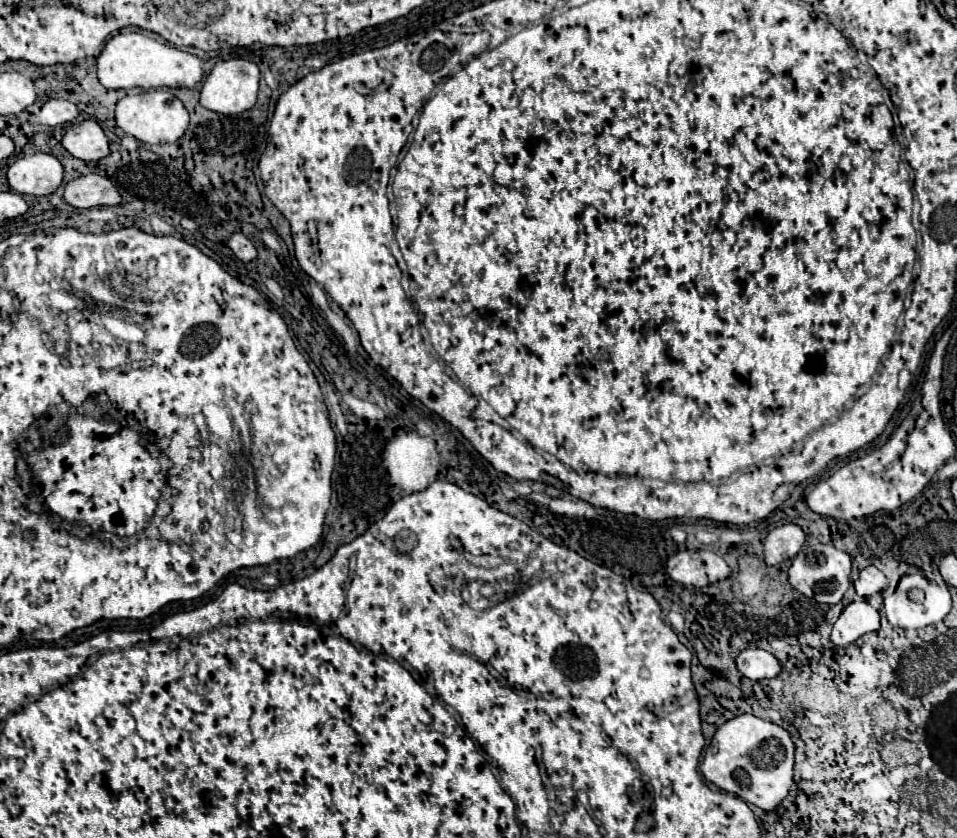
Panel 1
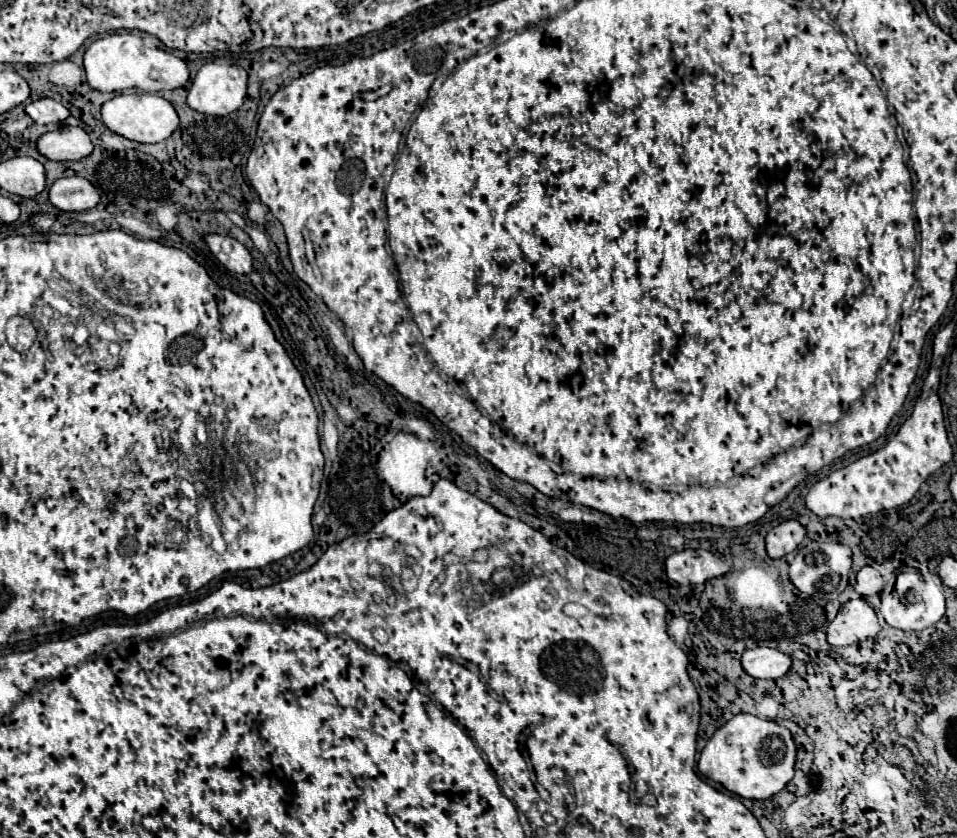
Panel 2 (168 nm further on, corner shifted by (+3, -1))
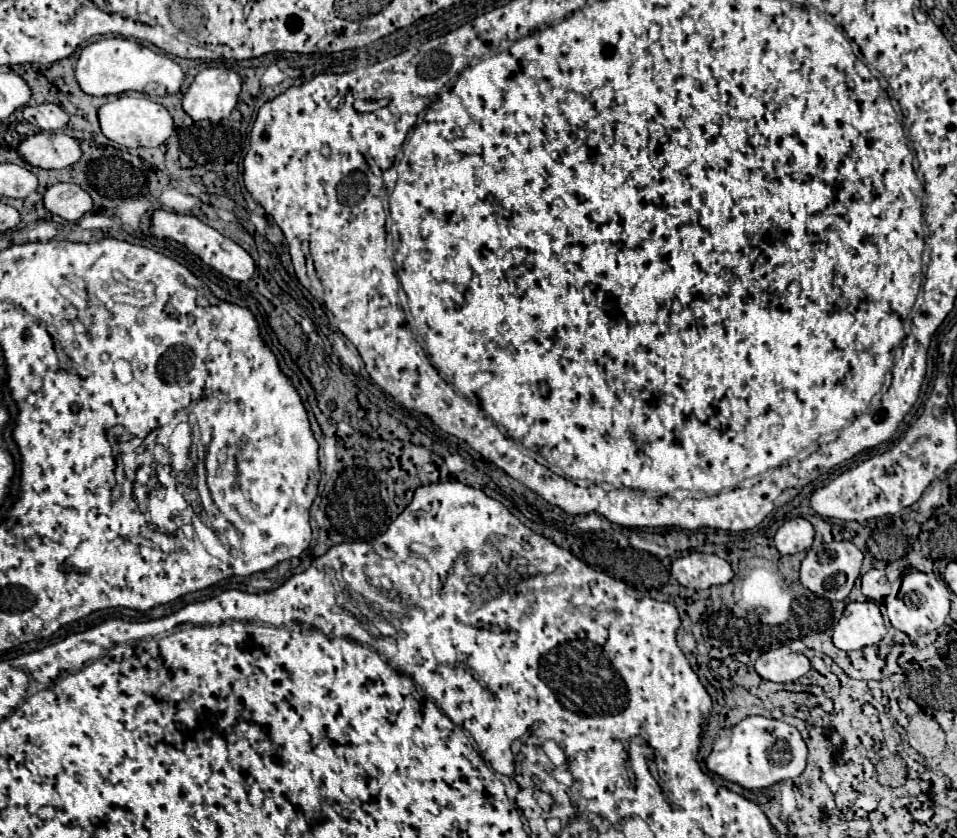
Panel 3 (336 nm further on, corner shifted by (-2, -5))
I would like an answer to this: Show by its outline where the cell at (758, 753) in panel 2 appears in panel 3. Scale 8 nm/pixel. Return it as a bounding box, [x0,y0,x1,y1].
[706,716,806,792]

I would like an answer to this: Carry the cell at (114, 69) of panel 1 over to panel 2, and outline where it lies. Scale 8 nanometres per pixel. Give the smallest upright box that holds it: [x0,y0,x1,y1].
[83,32,189,92]

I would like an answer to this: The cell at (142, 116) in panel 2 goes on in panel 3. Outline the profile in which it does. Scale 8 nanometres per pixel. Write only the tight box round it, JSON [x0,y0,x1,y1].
[98,96,172,148]

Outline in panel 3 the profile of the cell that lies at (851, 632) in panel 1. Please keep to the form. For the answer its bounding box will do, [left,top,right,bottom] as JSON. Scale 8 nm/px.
[834,602,886,652]

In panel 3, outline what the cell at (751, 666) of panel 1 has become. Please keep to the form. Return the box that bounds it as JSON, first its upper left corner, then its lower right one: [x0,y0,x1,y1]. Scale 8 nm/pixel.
[756,644,808,682]

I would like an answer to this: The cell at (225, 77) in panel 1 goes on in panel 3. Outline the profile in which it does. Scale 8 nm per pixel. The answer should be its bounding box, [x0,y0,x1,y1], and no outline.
[182,68,242,122]

